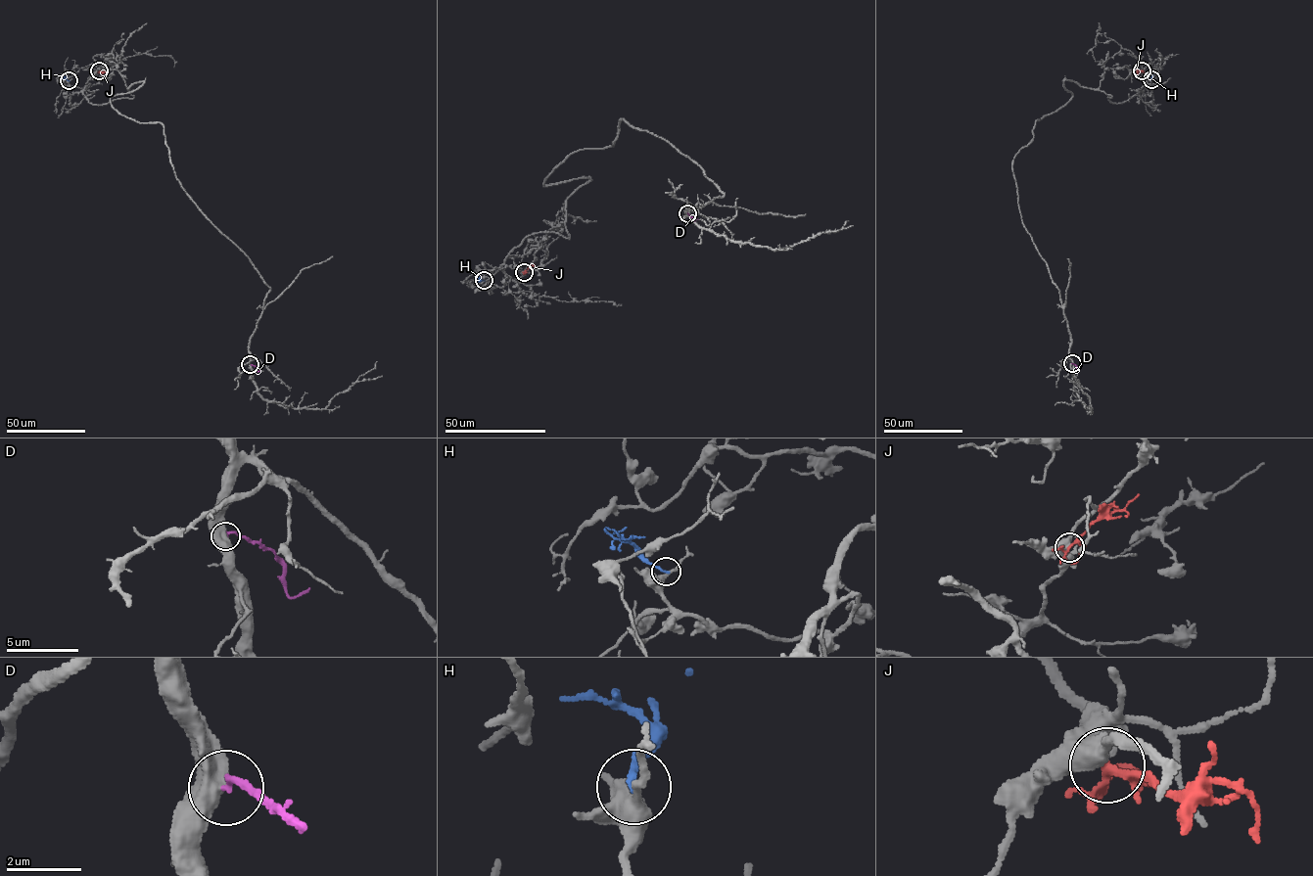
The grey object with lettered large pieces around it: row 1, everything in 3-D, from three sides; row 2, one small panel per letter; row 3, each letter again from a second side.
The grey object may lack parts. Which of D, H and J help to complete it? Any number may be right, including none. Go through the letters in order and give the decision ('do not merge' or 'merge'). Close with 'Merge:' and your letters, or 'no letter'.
D: do not merge
H: do not merge
J: do not merge
Merge: no letter

